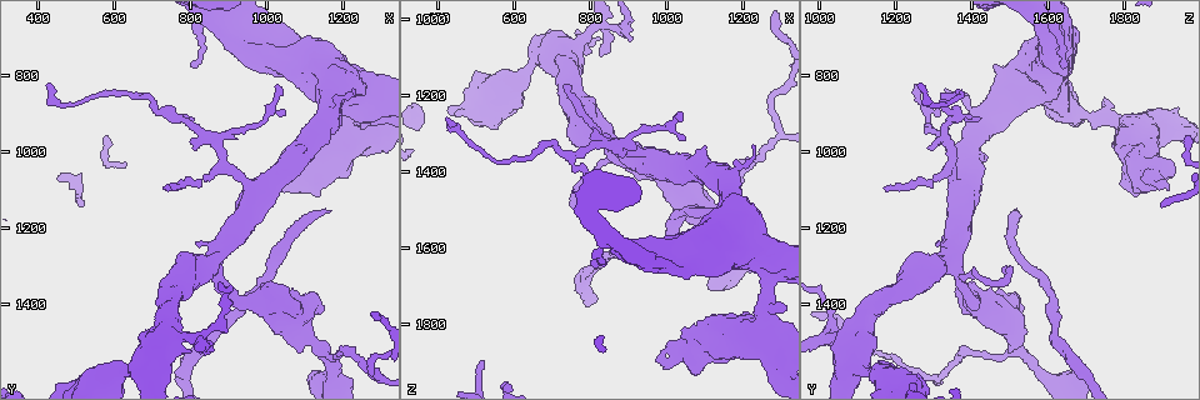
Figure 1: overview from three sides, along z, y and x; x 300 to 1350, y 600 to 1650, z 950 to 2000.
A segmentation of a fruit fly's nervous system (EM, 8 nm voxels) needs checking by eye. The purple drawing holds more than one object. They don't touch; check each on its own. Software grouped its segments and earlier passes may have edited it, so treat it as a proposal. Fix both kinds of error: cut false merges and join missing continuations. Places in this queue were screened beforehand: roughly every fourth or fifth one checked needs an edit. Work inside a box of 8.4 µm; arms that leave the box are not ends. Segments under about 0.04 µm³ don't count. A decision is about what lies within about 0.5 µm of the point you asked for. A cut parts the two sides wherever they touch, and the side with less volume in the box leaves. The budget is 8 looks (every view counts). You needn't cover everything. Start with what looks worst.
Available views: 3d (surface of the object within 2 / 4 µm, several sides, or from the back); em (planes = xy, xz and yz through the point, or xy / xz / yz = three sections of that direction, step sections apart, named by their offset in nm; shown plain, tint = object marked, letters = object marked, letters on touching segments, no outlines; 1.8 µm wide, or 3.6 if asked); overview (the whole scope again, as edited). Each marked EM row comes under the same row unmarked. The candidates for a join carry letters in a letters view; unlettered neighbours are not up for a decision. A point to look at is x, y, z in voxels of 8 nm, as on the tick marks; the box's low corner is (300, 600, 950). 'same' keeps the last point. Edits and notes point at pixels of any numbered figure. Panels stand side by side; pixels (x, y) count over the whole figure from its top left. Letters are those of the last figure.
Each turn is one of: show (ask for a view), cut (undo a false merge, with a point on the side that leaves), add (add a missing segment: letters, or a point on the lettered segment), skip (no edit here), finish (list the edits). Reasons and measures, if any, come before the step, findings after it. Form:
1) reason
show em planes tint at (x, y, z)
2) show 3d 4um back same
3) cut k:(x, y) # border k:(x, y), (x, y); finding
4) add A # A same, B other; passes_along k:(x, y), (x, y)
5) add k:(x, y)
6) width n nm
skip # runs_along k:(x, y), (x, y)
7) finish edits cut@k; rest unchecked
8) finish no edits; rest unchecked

thin end
show 3d 2um at (1160, 1160, 1520)

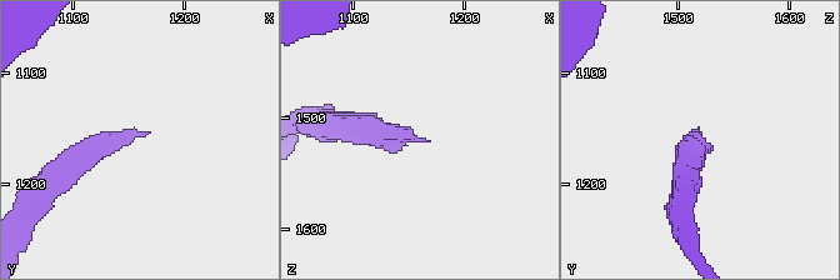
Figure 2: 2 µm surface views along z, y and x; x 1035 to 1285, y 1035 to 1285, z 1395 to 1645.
shape alone is not enough
show em planes letters at (1160, 1154, 1522)

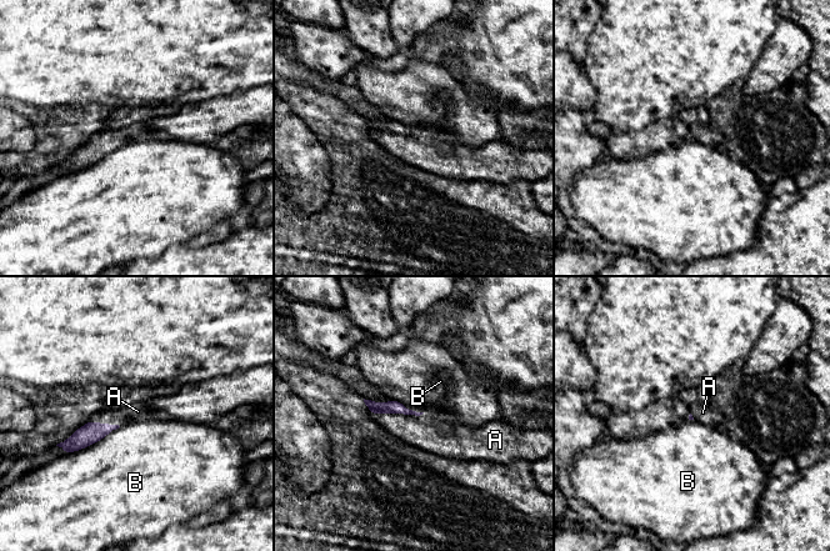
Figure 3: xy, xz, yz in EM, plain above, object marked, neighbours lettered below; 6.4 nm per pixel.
longest_contact B 420 nm
add A # A same, B other; passes_along 3:(393, 406), (398, 412), (426, 431); the neuron continues

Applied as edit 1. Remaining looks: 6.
thick turns thin
show em 3.6um planes letters at (1255, 940, 1820)

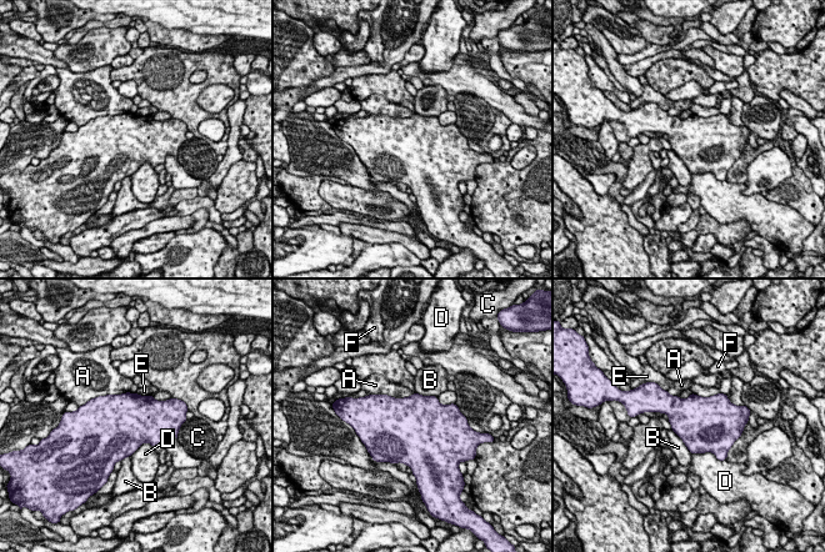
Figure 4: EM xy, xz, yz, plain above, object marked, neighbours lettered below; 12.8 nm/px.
skip # A other, B other, C other, D other, E other, F other; border 4:(671, 428), (690, 453); all the same neuron

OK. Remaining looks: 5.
thin end
show 3d 4um at (425, 825, 1255)

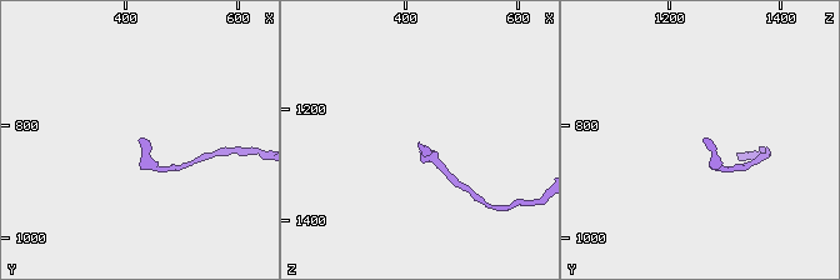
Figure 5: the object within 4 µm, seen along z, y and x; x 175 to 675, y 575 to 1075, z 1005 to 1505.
shape alone is not enough
show em planes tint at (425, 830, 1260)

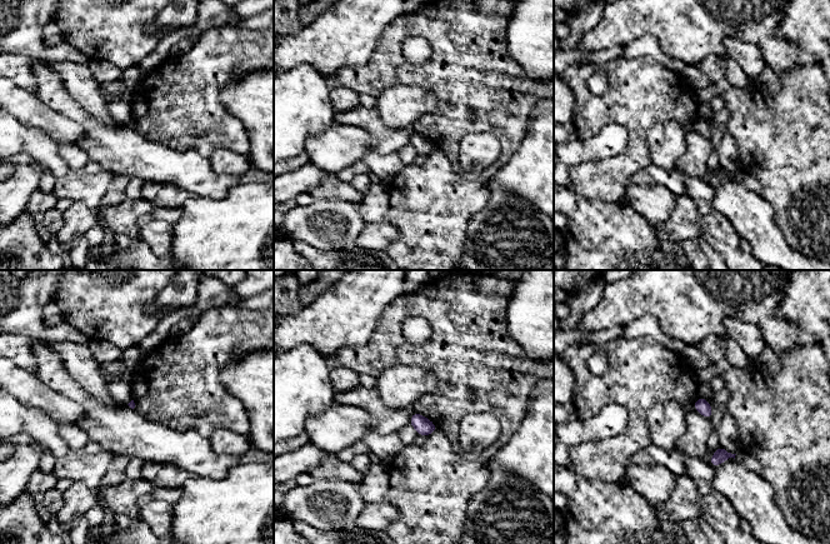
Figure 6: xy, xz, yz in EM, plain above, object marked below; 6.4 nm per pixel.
show em planes letters same

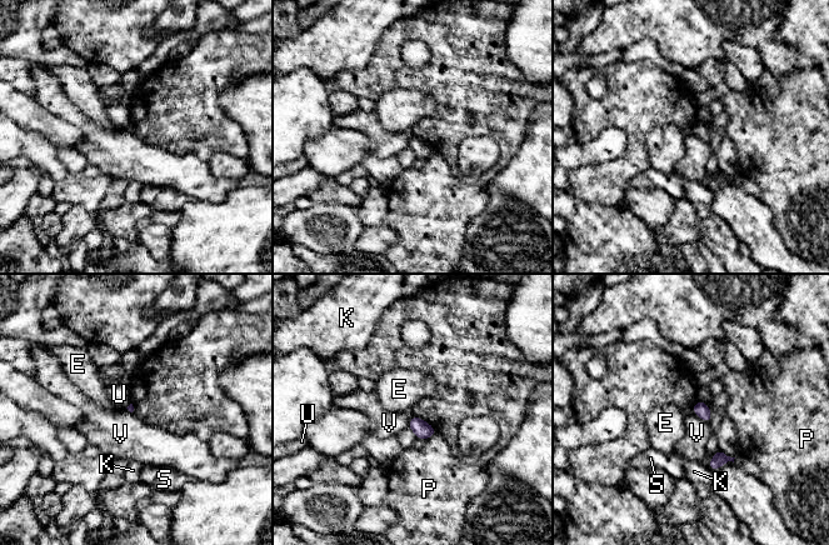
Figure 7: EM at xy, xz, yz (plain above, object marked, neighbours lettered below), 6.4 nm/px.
skip # E other, K other, P other, S other, U other, V other; border 7:(694, 413), (709, 424); no lettered segment goes on from it

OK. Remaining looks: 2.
calibre changes
show em 3.6um planes tint at (715, 1525, 1100)

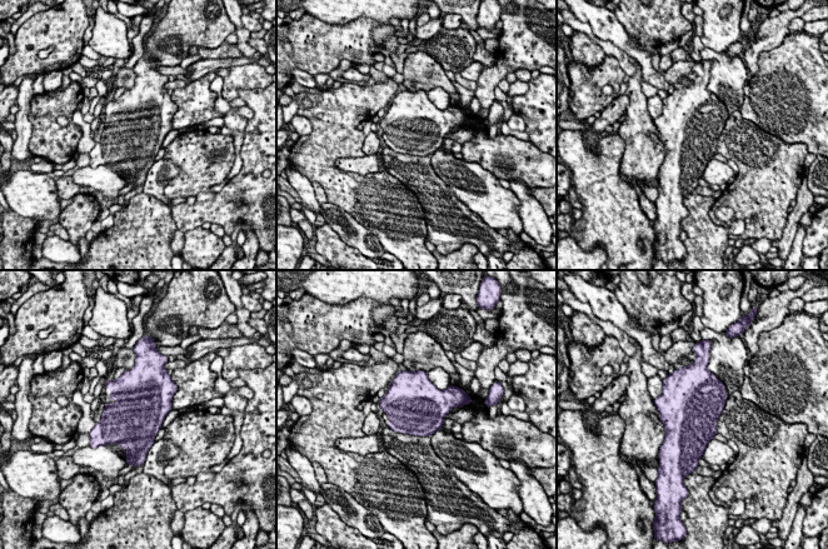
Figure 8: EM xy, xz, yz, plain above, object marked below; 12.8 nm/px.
show em 3.6um planes letters same

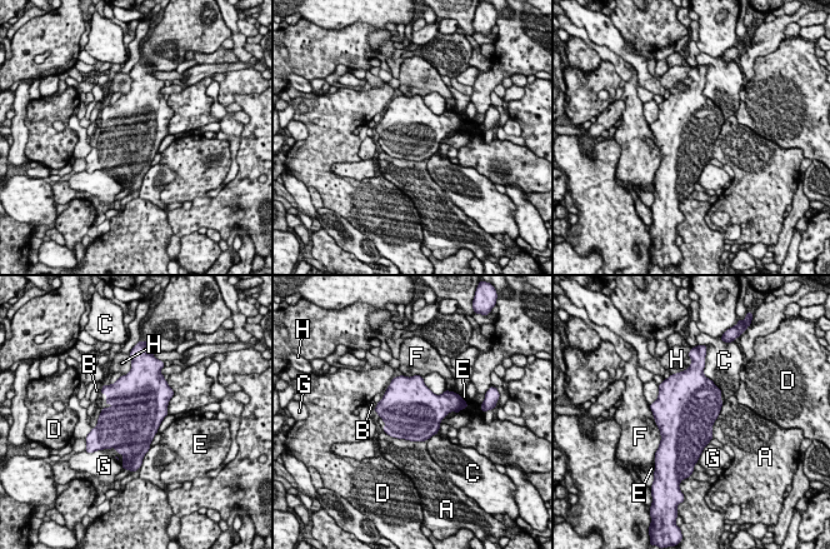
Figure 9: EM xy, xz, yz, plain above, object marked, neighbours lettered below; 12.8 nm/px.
skip # A other, B other, C other, D other, E other, F other, G other, H other; border 9:(383, 432), (398, 438), (425, 442); one neuron here

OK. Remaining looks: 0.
finish edits add@3; rest unchecked

